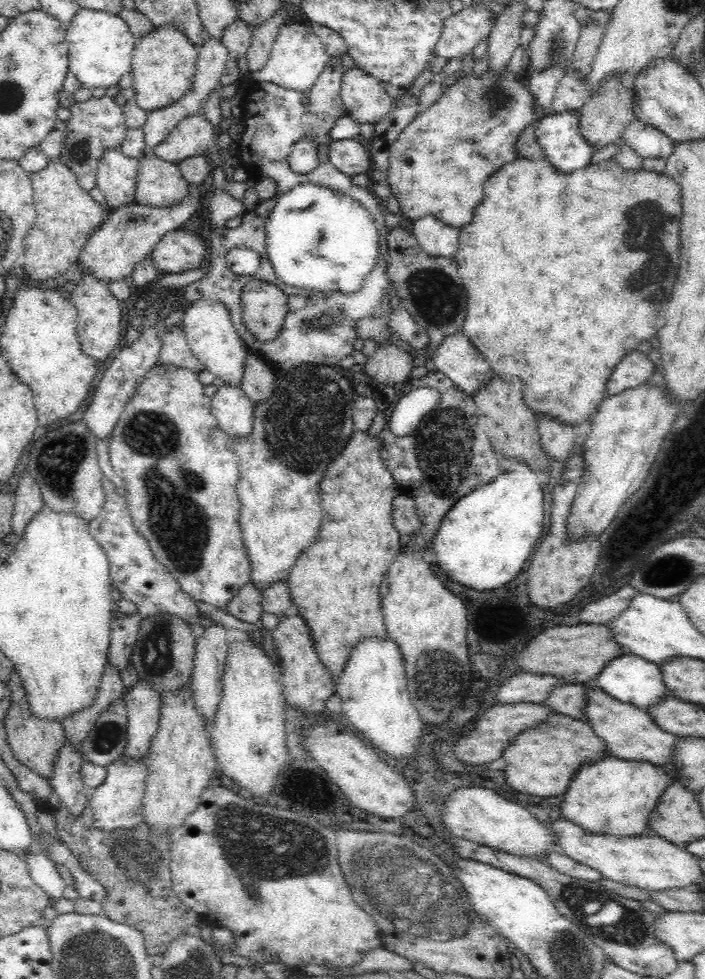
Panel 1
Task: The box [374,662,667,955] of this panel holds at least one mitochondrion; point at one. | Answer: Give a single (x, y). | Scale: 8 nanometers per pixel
(618, 923)

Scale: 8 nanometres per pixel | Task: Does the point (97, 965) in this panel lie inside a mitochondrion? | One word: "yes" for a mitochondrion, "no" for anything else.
yes

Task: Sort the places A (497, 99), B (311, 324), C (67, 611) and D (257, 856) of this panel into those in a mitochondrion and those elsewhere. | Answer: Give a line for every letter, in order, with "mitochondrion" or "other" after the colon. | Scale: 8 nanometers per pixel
A: mitochondrion
B: other
C: other
D: mitochondrion

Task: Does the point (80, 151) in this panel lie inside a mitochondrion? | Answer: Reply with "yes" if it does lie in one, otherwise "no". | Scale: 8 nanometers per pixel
yes

